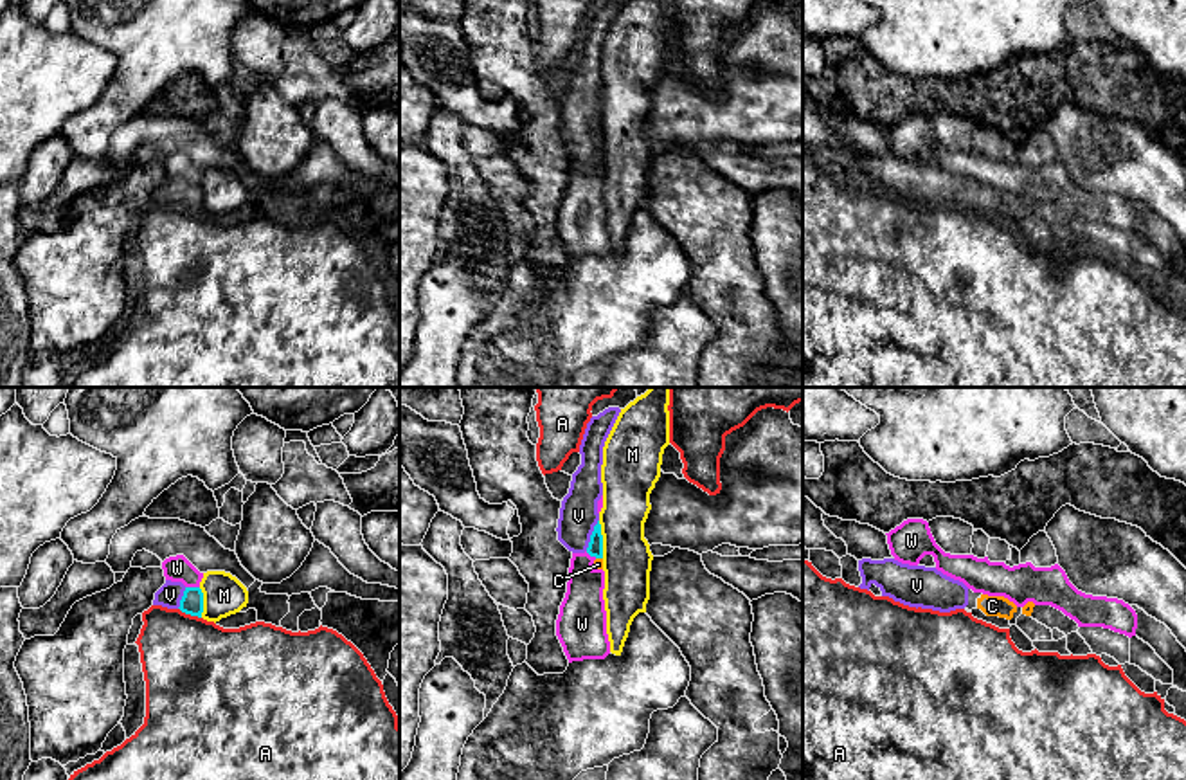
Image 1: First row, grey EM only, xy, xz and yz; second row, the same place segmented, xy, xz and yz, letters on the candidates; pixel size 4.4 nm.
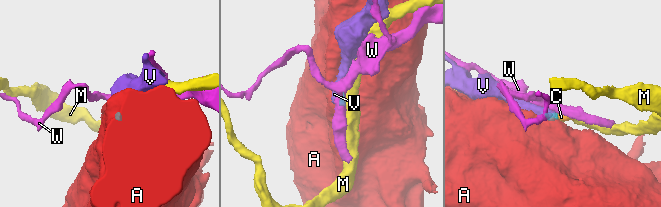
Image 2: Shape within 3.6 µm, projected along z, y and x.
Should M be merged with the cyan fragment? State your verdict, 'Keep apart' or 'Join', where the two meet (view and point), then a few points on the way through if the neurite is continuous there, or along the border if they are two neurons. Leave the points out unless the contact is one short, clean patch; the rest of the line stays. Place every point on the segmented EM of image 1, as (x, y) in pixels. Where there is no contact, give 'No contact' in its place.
Keep apart. Touches cyan at xz (601, 539). Boundary: xz (598, 521), (603, 557)

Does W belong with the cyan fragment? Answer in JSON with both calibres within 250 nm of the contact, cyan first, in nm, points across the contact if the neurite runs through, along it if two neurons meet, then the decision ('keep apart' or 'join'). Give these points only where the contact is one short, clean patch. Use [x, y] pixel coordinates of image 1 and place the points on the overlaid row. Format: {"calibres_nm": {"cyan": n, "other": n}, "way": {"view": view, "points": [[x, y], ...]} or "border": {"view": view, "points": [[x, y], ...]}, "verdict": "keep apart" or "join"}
{"calibres_nm": {"cyan": 100, "other": 110}, "verdict": "keep apart"}

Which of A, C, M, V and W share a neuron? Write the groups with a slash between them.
A / C V / M / W

